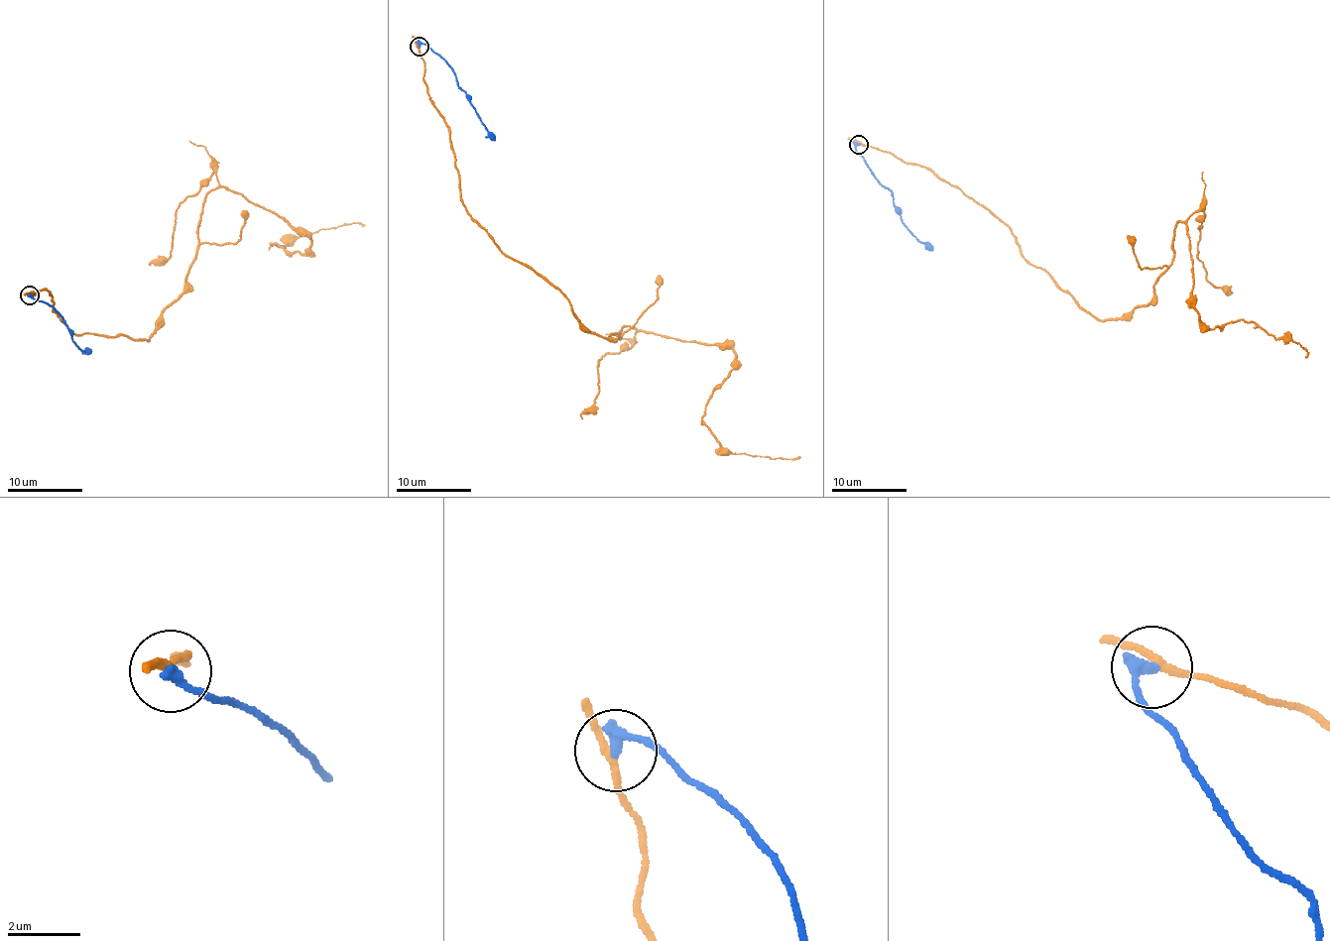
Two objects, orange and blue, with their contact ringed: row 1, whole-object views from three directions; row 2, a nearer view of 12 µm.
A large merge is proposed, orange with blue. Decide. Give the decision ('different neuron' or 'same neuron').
different neuron

